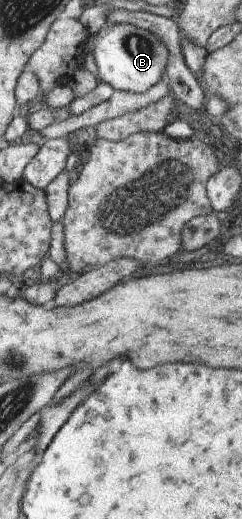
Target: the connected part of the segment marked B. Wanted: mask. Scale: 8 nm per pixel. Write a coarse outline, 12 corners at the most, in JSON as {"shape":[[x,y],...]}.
{"shape":[[106,25],[91,34],[98,83],[145,93],[165,77],[154,33]]}

